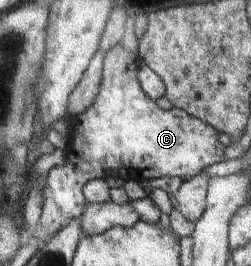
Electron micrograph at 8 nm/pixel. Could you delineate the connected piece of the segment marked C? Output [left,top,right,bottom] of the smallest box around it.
[40,43,226,236]

